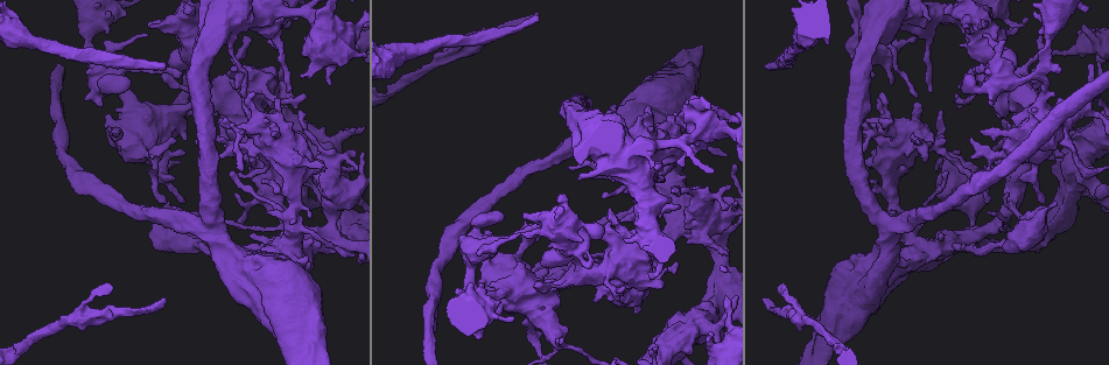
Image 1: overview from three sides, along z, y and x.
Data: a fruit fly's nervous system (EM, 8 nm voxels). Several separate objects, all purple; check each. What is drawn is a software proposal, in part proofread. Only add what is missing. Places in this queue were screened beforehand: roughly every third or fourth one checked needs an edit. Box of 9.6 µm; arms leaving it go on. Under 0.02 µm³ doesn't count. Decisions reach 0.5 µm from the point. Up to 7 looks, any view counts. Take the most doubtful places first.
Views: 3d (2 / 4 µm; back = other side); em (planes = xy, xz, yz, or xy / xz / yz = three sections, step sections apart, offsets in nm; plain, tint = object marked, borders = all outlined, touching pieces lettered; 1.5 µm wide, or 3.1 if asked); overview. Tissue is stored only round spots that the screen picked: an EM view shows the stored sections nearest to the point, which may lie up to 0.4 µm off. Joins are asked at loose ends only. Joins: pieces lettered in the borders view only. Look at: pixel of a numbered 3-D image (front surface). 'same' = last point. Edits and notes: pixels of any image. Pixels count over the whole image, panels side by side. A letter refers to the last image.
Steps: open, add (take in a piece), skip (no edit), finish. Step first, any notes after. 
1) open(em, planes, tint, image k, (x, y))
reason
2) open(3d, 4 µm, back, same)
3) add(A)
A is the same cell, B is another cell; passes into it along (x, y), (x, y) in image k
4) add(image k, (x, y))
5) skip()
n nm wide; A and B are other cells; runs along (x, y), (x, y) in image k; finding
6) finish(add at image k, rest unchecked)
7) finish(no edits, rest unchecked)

open(em, planes, plain, image 1, (306, 255))
stops while still wide

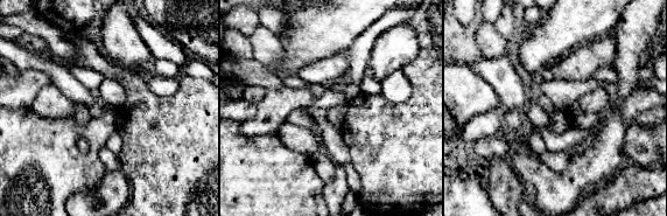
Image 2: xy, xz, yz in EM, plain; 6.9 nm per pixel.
open(em, planes, borders, same)
what lies round it

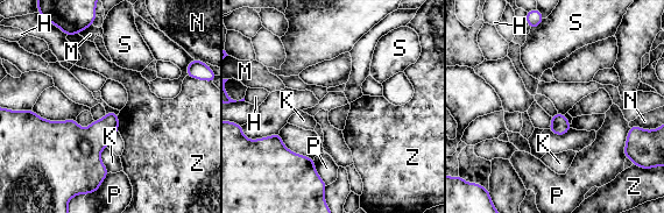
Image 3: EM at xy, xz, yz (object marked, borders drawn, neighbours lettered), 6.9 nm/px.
skip()
H, K, M, N, P, S and Z are other cells; border along (118, 114), (119, 132) in image 3; no lettered piece goes on from it

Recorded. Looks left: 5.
open(3d, 4 µm, back, image 1, (592, 265))
an open end

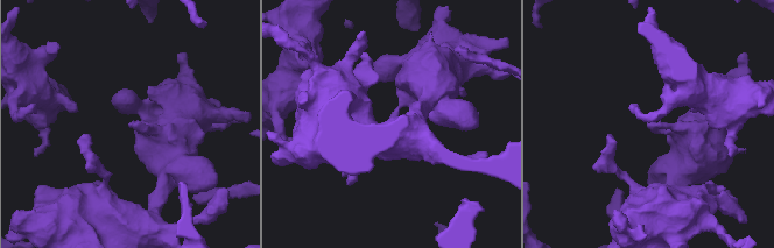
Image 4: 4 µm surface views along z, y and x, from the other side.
open(em, yz, step 8, tint, image 4, (132, 124))

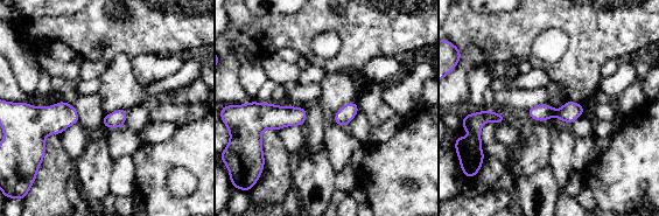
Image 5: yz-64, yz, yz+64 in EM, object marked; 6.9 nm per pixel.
open(em, planes, borders, same)

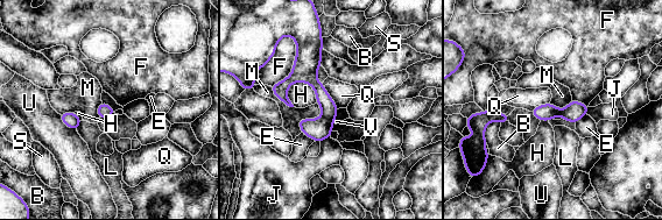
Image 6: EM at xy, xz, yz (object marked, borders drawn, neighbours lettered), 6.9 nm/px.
skip()
B, E, F, H, J, L, M, Q, S, U and V are other cells; border along (324, 86), (338, 108) in image 6; none of them fits

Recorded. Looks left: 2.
open(em, xz, step 4, borders, image 1, (329, 84))
free end

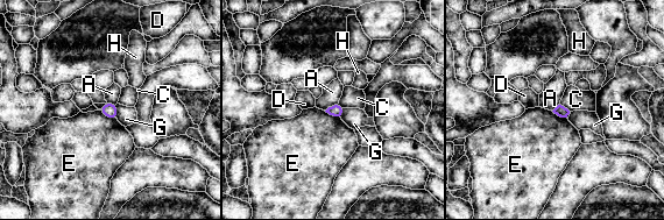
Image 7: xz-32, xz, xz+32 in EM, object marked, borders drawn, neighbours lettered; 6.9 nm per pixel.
open(em, planes, borders, same)
cut it another way

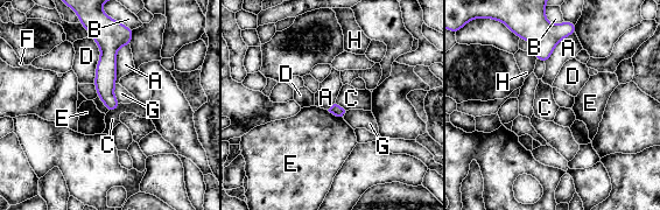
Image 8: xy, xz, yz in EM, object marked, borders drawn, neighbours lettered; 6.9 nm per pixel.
skip()
D touches over 320 nm; A, B, C, D, E, F, G and H are other cells; border along (130, 44), (118, 50), (116, 83) in image 8; no lettered piece goes on from it

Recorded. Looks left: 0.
finish(no edits, rest unchecked)

